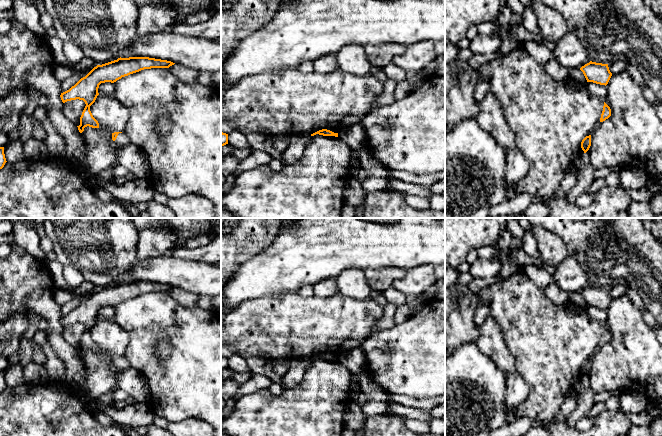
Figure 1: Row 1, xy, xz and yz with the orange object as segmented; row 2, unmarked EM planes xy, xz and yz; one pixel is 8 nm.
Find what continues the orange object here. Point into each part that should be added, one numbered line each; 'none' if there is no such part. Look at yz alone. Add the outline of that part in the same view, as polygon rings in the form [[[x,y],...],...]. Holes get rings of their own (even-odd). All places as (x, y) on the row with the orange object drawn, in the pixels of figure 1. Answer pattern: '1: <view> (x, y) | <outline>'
none

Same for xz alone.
none

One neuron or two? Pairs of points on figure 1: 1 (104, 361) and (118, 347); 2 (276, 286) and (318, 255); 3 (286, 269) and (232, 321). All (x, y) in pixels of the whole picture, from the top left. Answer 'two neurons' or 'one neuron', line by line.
1: two neurons
2: one neuron
3: two neurons

